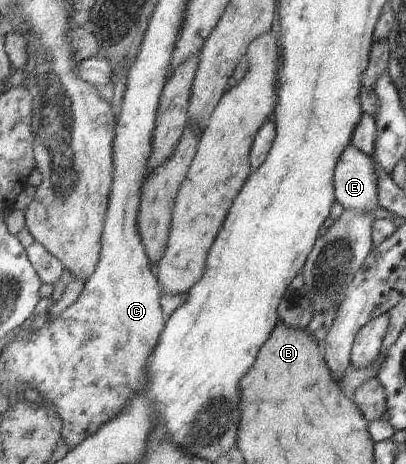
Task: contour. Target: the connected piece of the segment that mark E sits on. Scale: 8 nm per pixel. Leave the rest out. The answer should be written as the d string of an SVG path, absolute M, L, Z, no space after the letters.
M347 144L345 150L342 150L337 162L335 162L332 175L334 201L341 204L342 210L353 210L353 212L367 214L367 212L379 207L379 202L377 202L377 183L375 182L373 162L371 162L370 156L363 154L355 146Z

